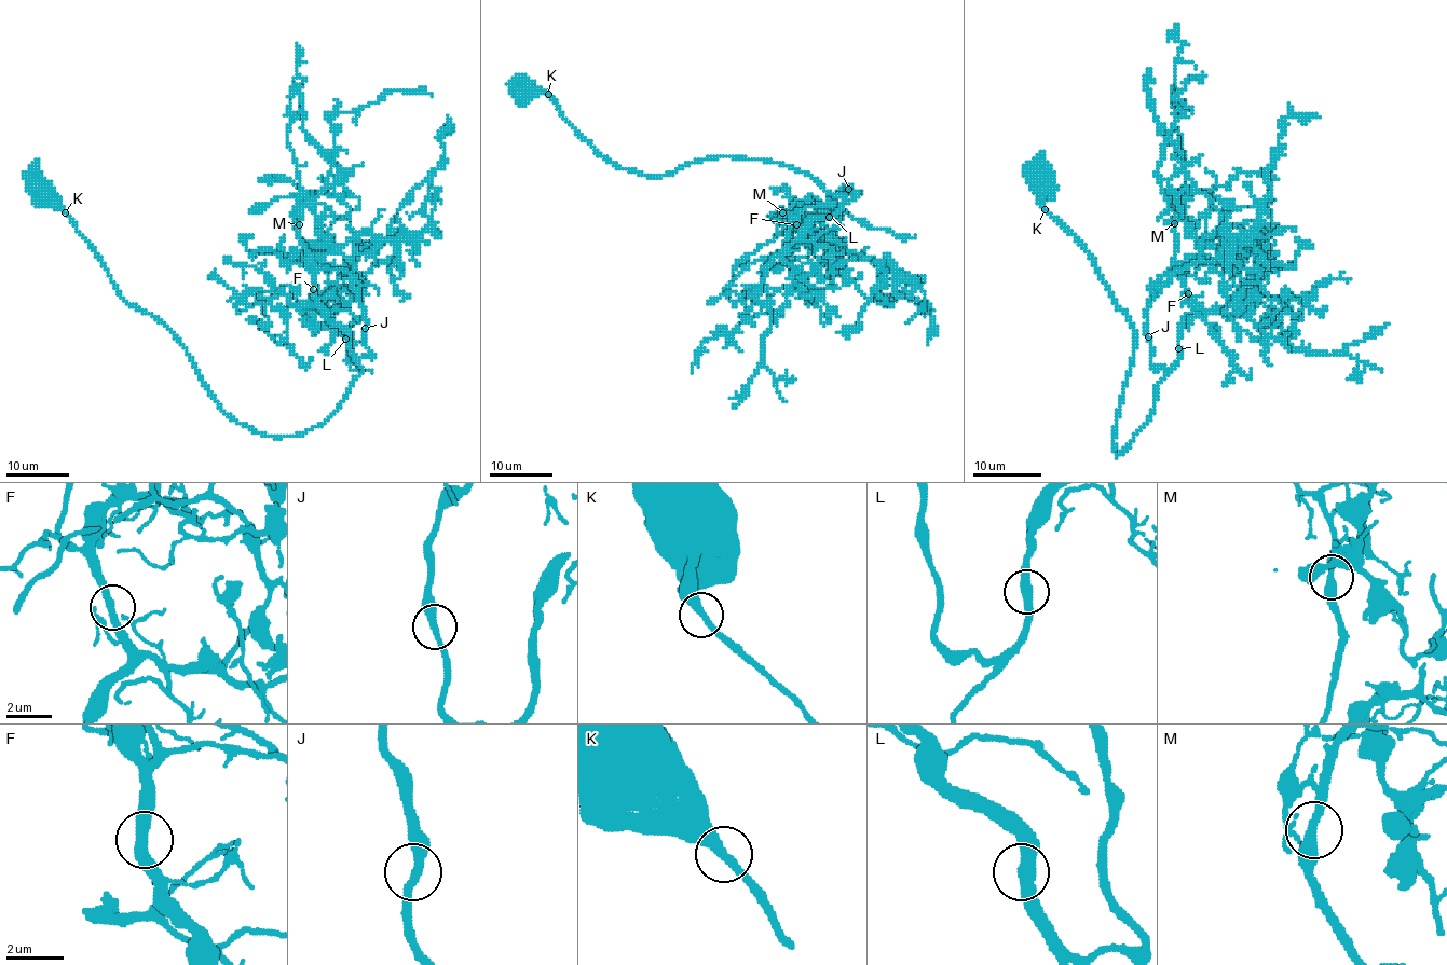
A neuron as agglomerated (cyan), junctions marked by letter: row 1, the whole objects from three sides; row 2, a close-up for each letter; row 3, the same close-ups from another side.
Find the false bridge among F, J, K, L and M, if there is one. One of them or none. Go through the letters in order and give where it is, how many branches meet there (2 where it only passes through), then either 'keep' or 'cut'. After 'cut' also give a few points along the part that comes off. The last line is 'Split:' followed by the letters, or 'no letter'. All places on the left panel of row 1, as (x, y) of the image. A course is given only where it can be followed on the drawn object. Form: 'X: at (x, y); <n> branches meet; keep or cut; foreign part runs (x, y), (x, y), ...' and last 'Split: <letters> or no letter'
F: at (313, 289); 2 branches meet; keep
J: at (365, 328); 2 branches meet; keep
K: at (65, 212); 2 branches meet; keep
L: at (345, 339); 2 branches meet; keep
M: at (299, 224); 2 branches meet; keep
Split: no letter

